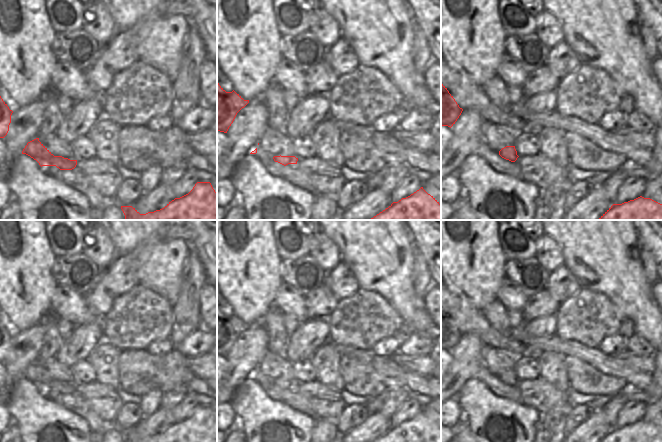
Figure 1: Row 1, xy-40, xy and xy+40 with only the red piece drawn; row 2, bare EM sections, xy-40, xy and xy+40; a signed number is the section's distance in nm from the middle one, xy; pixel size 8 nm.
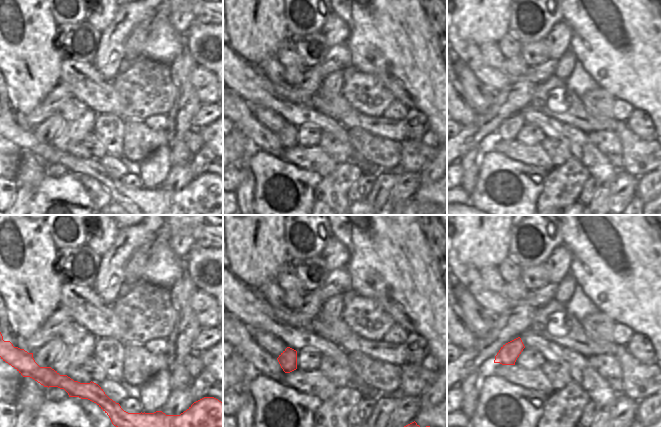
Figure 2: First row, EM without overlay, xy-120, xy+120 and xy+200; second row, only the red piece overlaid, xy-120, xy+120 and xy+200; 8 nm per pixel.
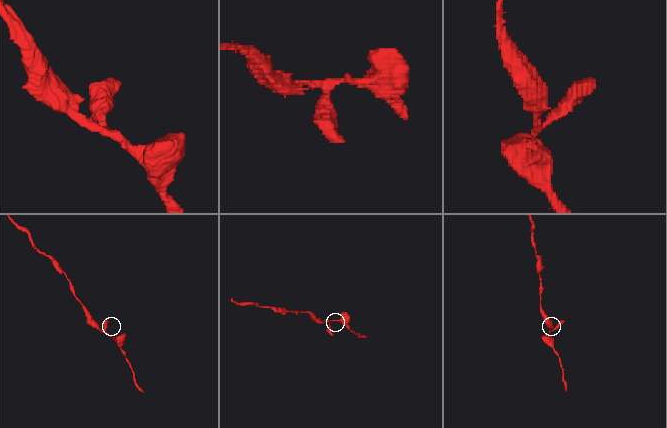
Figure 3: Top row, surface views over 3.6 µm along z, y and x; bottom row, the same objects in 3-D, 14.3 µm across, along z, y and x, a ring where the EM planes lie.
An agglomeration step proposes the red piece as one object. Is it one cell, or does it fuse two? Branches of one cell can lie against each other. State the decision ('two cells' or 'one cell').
two cells

